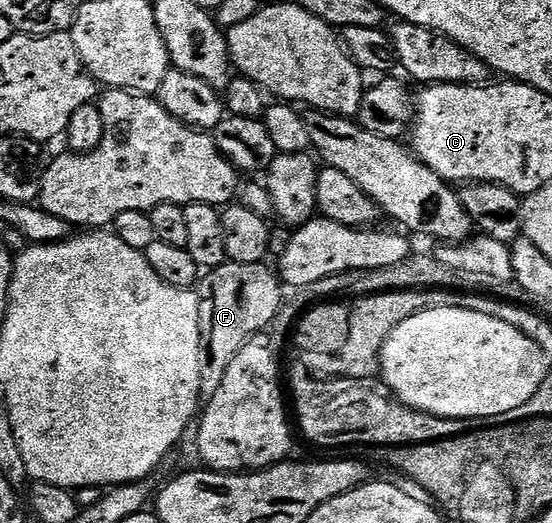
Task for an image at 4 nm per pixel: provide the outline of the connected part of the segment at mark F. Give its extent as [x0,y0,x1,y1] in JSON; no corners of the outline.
[198,261,285,397]

